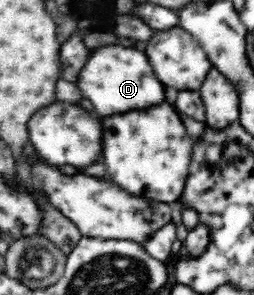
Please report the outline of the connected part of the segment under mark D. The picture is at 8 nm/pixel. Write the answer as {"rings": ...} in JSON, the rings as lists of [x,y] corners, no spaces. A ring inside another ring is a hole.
{"rings":[[[119,44],[92,50],[78,78],[78,88],[94,104],[94,112],[102,118],[150,108],[166,100],[164,86],[154,76],[148,56]]]}

